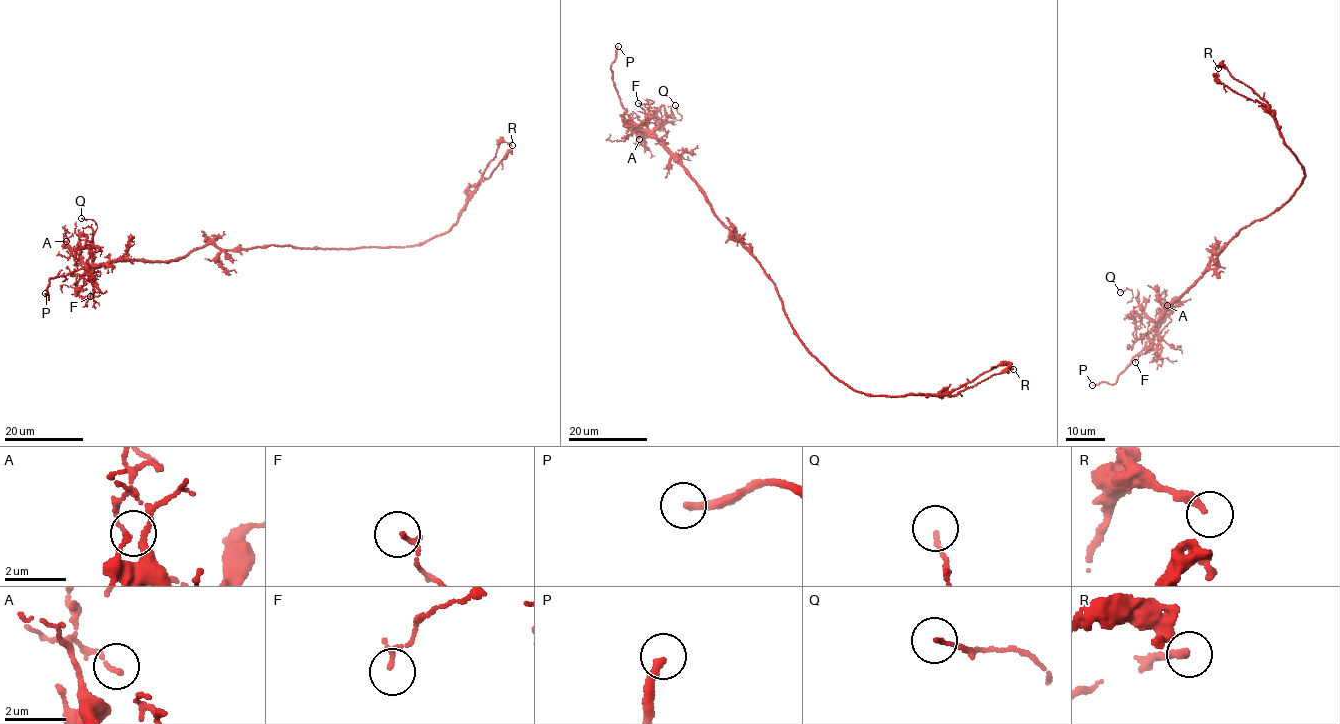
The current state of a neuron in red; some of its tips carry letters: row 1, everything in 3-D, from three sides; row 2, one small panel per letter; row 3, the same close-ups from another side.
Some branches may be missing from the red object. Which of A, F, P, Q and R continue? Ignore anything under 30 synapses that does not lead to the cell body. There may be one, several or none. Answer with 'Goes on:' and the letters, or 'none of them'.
Goes on: P

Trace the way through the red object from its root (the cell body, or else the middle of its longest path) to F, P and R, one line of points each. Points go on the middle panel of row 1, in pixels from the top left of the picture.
F: (776, 285), (738, 236), (715, 214), (696, 180), (647, 128), (646, 121), (643, 123), (645, 111), (638, 103)
P: (776, 285), (715, 214), (700, 186), (673, 154), (625, 111), (611, 78), (618, 46)
R: (776, 285), (784, 313), (806, 350), (834, 376), (858, 391), (886, 396), (952, 396), (1013, 369)

